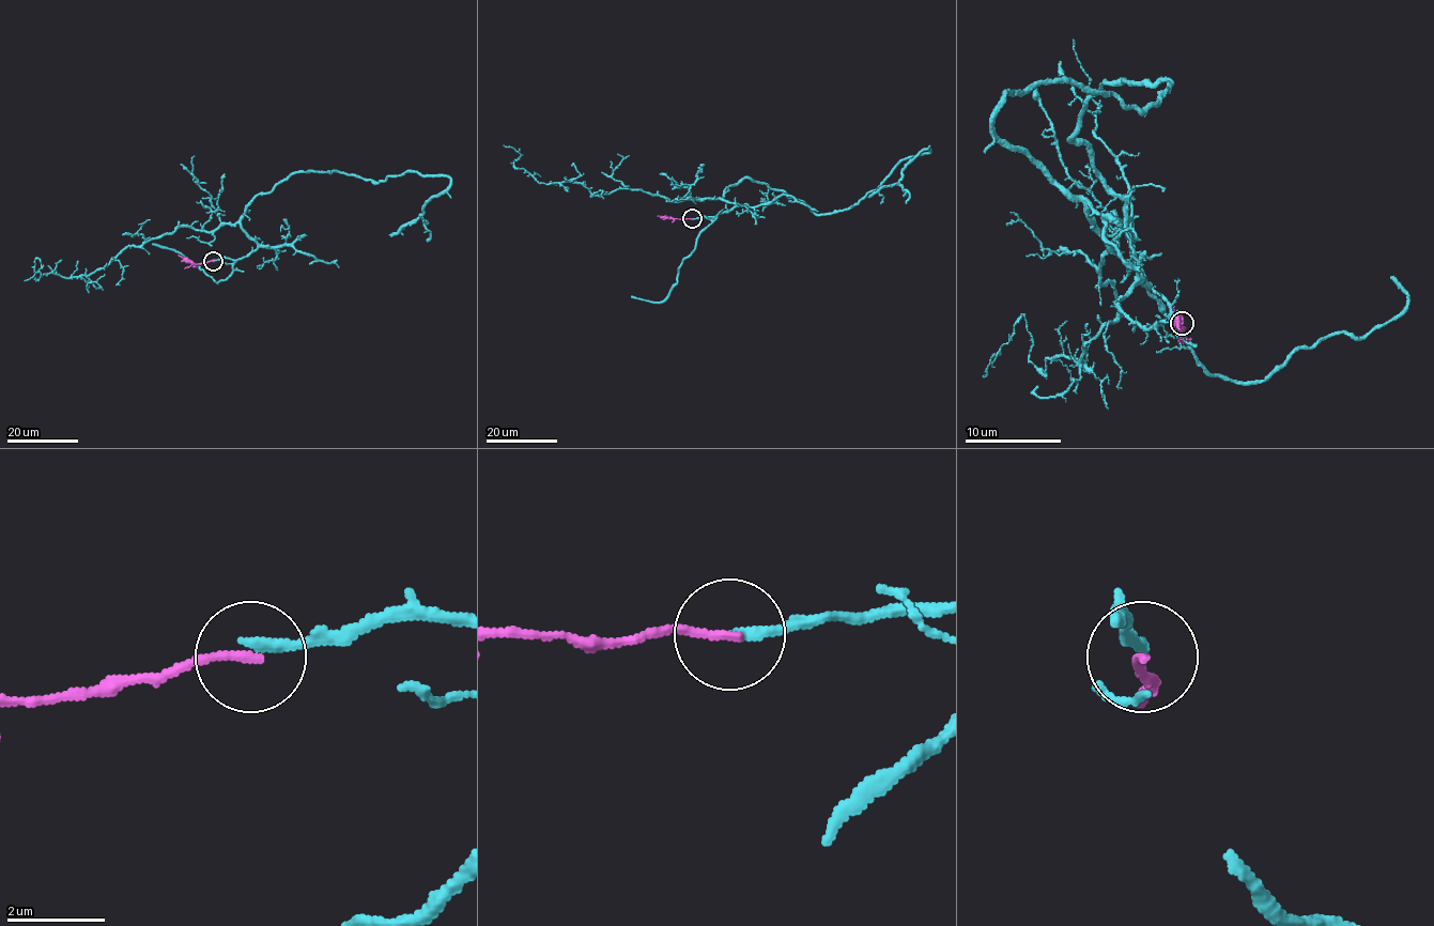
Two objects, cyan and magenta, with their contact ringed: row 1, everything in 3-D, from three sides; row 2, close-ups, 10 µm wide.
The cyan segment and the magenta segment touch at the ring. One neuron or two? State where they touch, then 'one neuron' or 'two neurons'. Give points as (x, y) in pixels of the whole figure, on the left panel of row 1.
at (213, 261); two neurons

